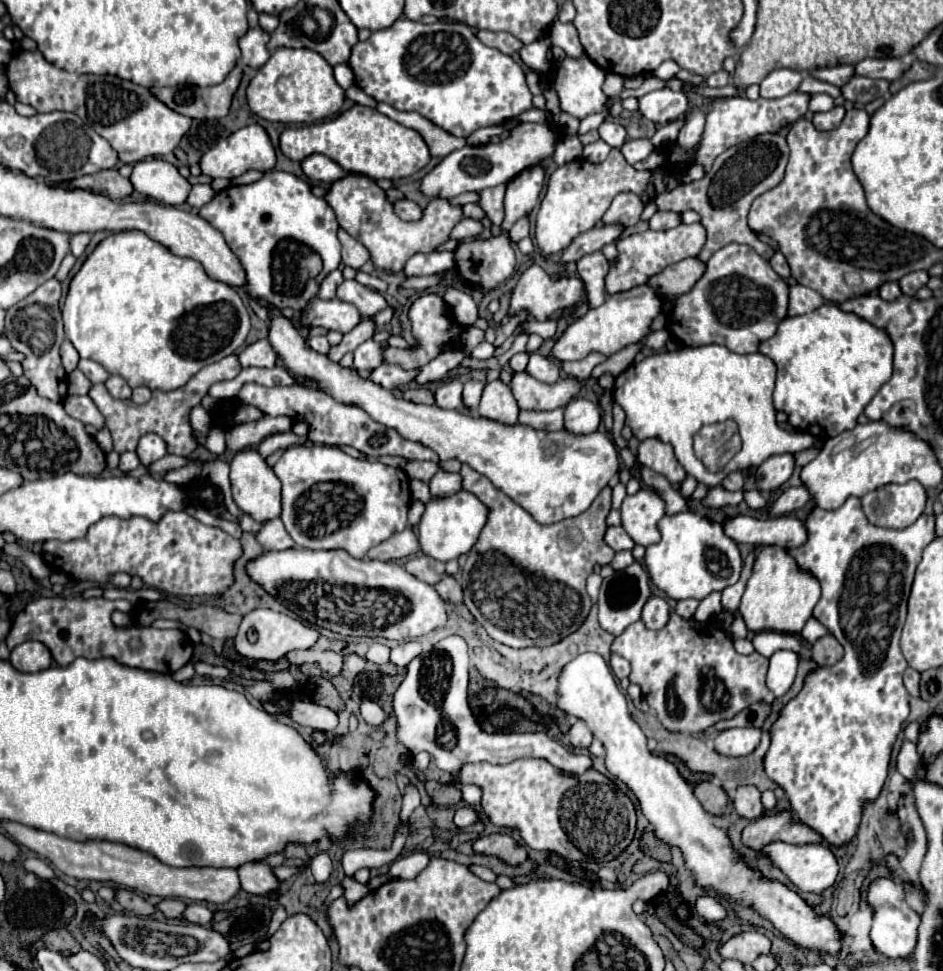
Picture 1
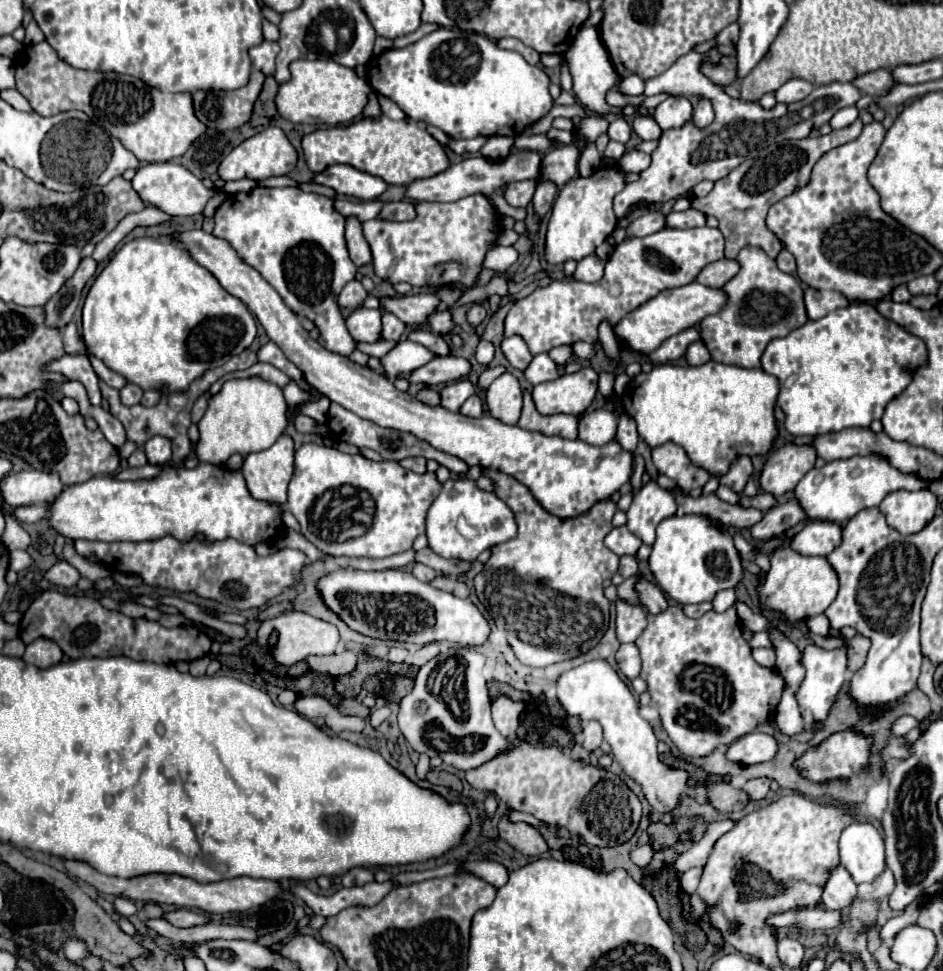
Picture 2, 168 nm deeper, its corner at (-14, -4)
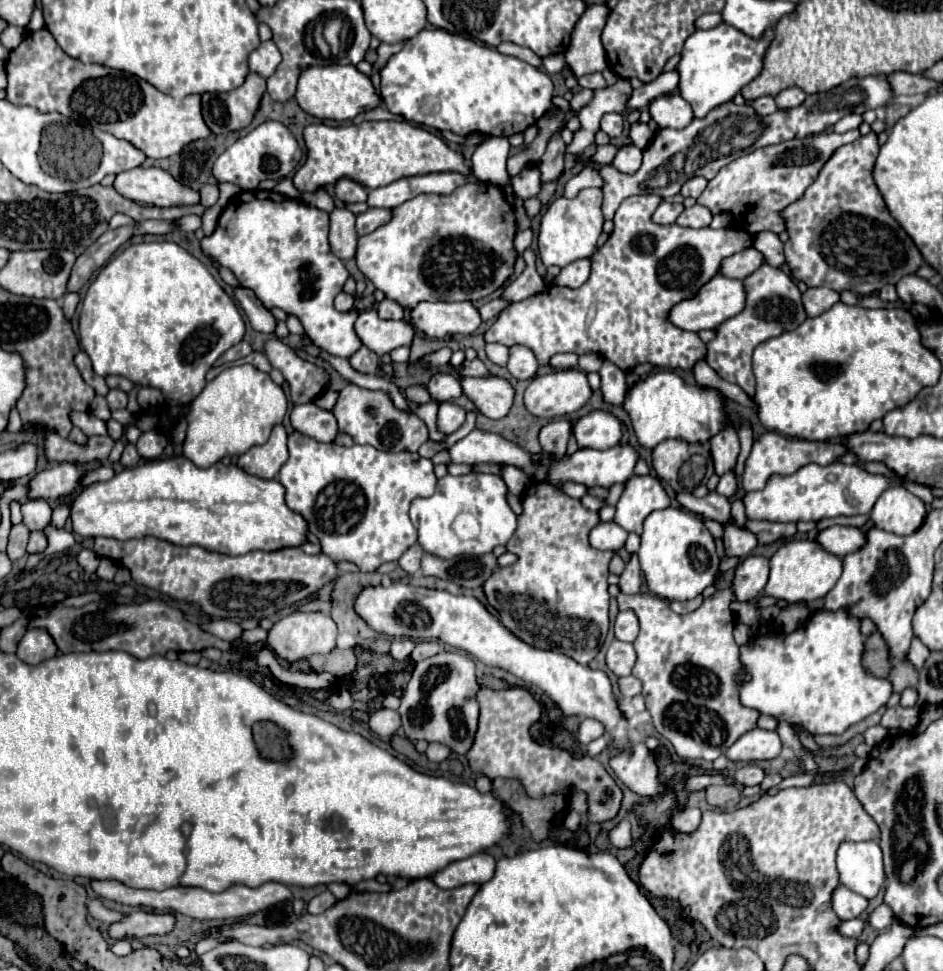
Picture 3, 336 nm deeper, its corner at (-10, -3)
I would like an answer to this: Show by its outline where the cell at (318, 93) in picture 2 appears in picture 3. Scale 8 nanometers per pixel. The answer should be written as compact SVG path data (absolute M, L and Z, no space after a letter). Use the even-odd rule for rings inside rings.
M340 64L304 68L300 72L294 98L298 106L310 116L316 116L320 120L338 120L338 122L352 120L360 112L372 110L382 104L382 100L374 94L374 86L368 76L358 72L356 66L340 66Z

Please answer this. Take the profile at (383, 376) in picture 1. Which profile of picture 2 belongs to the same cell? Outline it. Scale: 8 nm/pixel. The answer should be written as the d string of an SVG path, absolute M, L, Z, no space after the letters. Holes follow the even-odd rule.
M436 357L424 367L412 371L410 383L422 383L428 387L446 385L450 381L458 381L472 371L472 363L464 357Z

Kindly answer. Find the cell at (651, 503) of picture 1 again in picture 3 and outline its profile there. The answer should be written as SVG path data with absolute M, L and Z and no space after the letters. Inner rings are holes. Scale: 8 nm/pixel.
M632 476L616 504L614 522L624 530L642 534L644 520L650 512L670 506L670 496L654 476Z

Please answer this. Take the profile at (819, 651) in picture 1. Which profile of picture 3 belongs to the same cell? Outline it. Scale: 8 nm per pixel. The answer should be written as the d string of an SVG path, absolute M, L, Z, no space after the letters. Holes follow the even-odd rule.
M874 632L866 638L862 666L870 676L876 676L876 678L884 678L888 674L888 668L890 668L888 648L886 648L880 632Z

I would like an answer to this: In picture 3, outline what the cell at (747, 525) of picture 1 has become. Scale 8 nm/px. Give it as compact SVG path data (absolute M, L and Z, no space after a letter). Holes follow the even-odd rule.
M832 526L820 530L816 534L816 542L830 554L846 556L848 552L856 552L864 546L864 532L848 526Z

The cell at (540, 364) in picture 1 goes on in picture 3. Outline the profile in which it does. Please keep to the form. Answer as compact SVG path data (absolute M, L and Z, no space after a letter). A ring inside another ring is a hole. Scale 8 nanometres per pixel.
M512 346L510 348L510 360L508 360L506 368L518 380L532 380L538 374L540 364L538 364L538 360L530 348Z

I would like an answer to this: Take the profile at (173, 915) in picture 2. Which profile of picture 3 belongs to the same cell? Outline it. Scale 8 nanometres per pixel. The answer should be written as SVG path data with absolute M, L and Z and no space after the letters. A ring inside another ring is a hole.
M134 910L126 920L110 926L110 938L120 940L128 936L148 936L148 934L168 934L176 924L174 914L154 914L146 910Z

